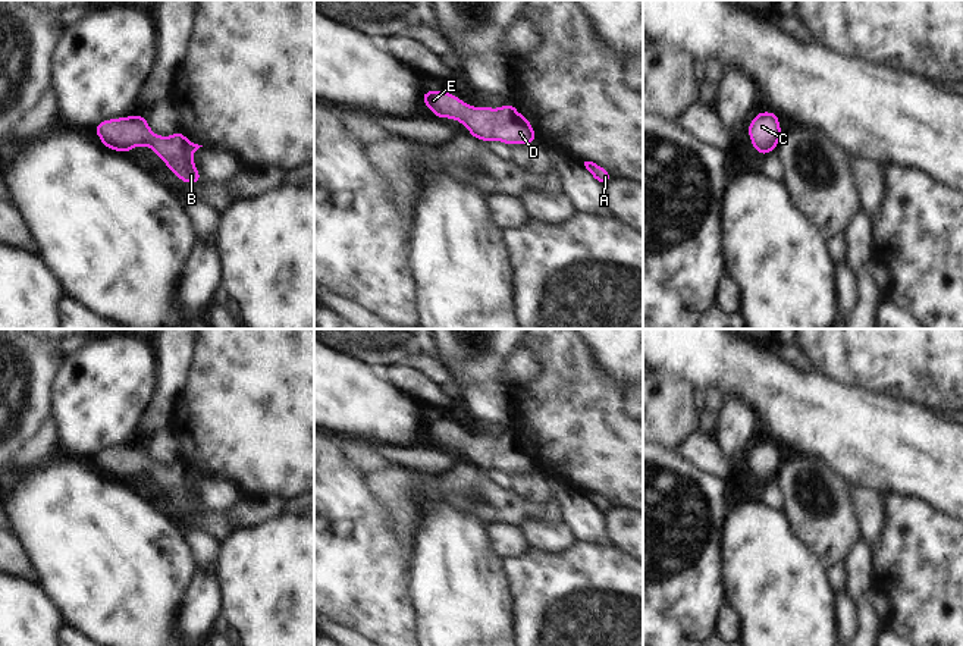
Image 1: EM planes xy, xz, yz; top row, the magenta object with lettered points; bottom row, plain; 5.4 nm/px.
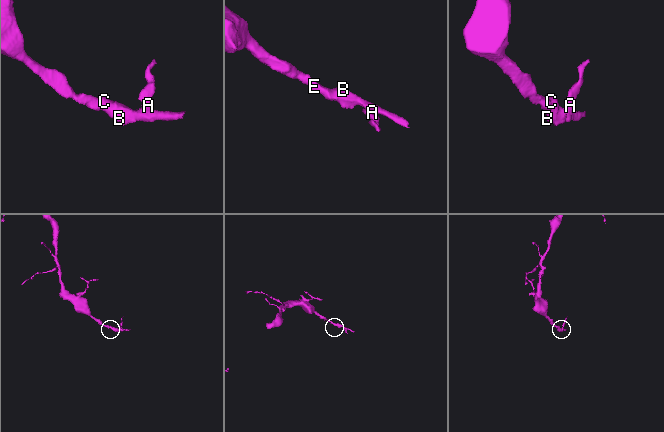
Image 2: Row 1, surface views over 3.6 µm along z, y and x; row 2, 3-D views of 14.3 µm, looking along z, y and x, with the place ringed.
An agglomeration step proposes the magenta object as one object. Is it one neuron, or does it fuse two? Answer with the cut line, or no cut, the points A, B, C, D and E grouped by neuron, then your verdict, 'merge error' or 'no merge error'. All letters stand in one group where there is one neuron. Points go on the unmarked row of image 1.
no cut; A B C D E; no merge error

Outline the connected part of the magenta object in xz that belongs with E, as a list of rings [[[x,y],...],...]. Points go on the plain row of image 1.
[[[442,418],[423,420],[421,429],[437,448],[458,449],[468,458],[471,465],[483,471],[498,468],[511,474],[539,470],[530,449],[517,440],[514,432],[508,432],[499,438],[486,435],[473,436]]]

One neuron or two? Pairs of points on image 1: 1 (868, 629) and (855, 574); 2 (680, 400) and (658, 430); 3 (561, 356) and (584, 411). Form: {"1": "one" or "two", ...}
{"1": "one", "2": "one", "3": "one"}

